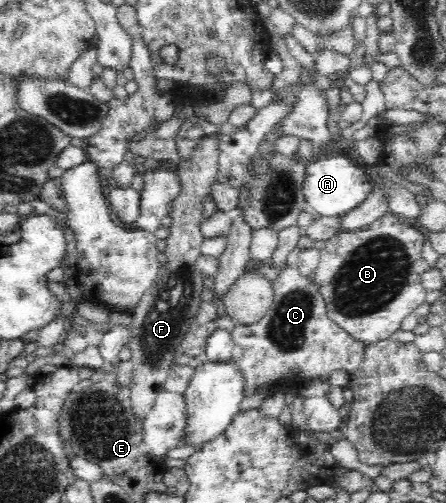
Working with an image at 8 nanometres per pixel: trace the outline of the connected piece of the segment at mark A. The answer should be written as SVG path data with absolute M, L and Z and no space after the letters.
M336 150L323 153L312 161L306 169L304 196L310 211L317 211L321 217L343 217L373 191L374 183L366 166L354 164L351 159L339 154Z

